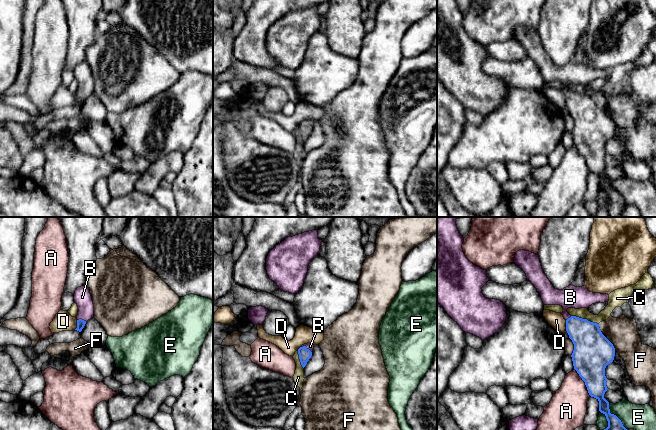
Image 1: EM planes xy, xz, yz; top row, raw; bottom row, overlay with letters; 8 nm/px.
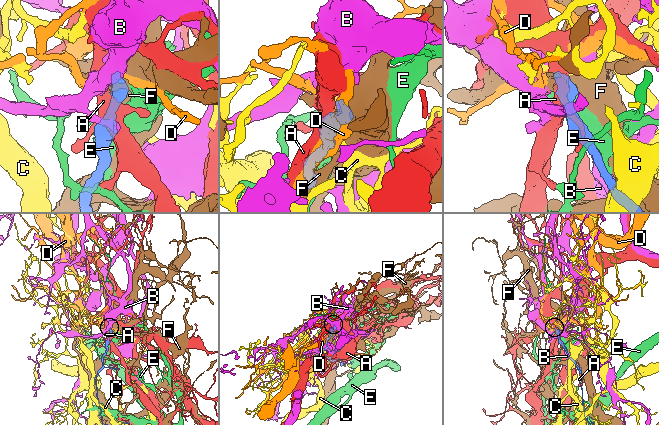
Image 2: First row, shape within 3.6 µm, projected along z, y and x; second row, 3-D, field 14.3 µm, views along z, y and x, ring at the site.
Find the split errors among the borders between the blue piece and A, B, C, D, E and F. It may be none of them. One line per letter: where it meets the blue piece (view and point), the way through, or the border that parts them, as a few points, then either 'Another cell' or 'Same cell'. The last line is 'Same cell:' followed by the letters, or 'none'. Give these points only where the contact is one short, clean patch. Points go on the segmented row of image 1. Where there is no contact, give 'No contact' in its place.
A: Touches blue at yz (584, 381). Another cell
B: Touches blue at xy (81, 319). Path across: xy (81, 323), (81, 319), (82, 297). Same cell
C: Touches blue at yz (585, 319). Another cell
D: Touches blue at xy (77, 325). Boundary: xy (77, 320), (77, 326), (74, 329). Another cell
E: Touches blue at yz (615, 415). Another cell
F: Touches blue at yz (574, 346). Another cell
Same cell: B

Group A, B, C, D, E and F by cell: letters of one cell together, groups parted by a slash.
A / B / C / D / E / F

